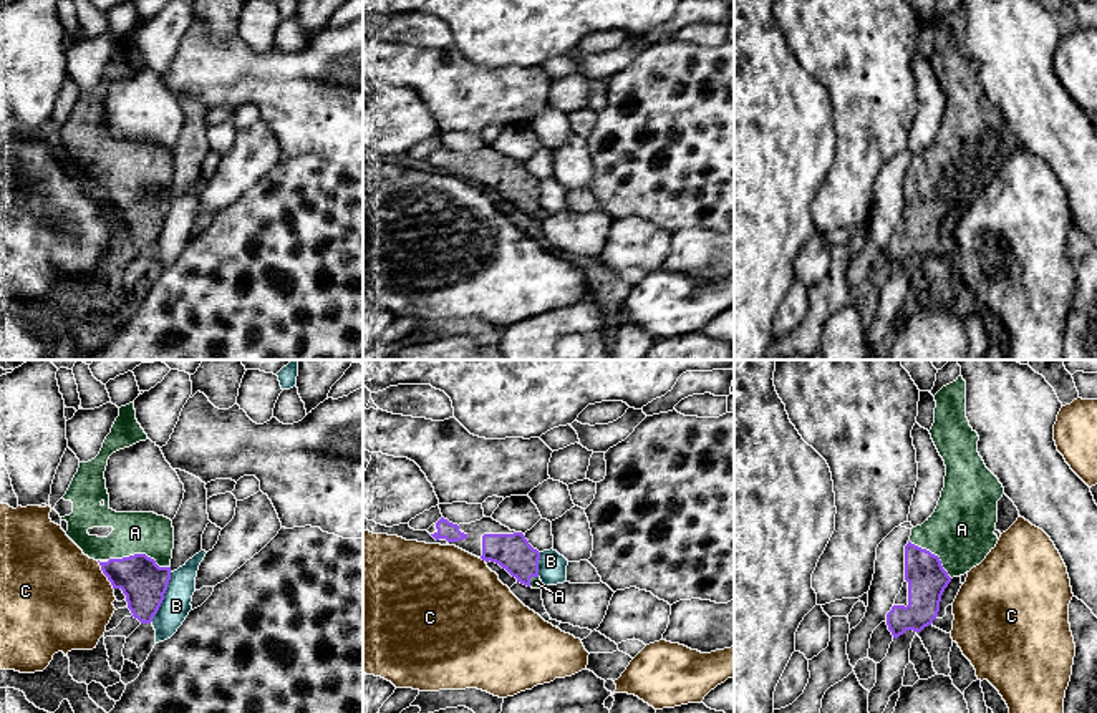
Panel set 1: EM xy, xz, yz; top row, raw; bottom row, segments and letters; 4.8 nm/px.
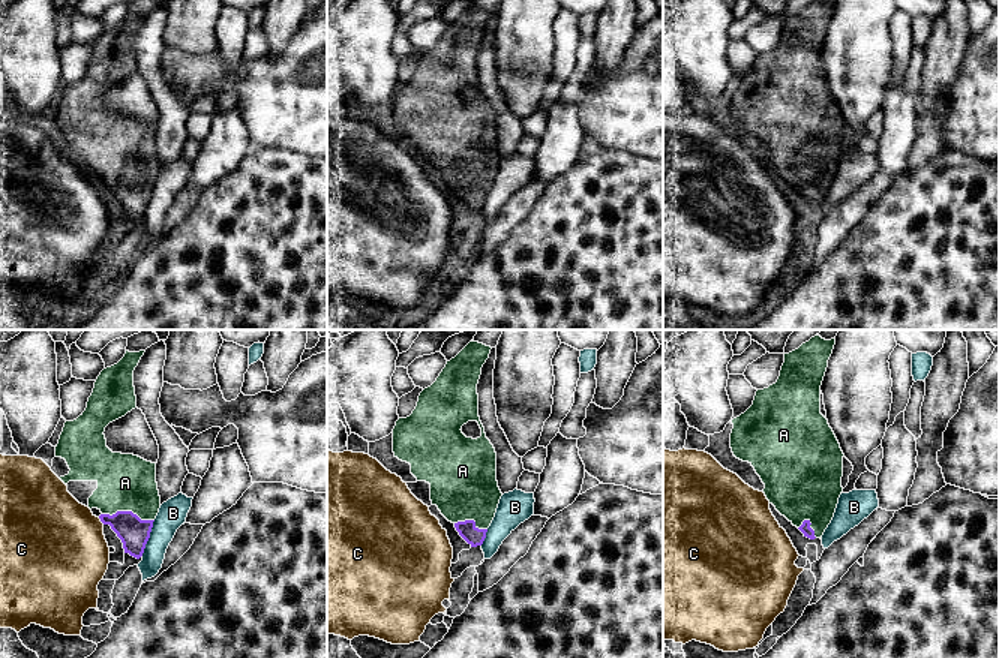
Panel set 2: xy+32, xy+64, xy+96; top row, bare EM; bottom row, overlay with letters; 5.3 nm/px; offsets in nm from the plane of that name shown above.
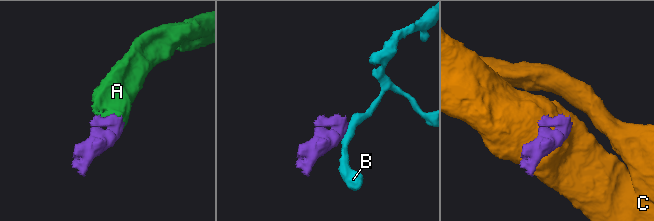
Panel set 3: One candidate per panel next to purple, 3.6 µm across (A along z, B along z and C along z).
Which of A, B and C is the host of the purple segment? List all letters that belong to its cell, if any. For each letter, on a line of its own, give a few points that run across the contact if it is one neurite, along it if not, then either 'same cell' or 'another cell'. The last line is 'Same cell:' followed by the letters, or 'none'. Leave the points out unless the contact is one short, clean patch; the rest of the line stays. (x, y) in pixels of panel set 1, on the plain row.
A: same cell
B: line xy (171, 201), (163, 231), (149, 251); another cell
C: line xy (96, 189), (113, 218); another cell
Same cell: A

